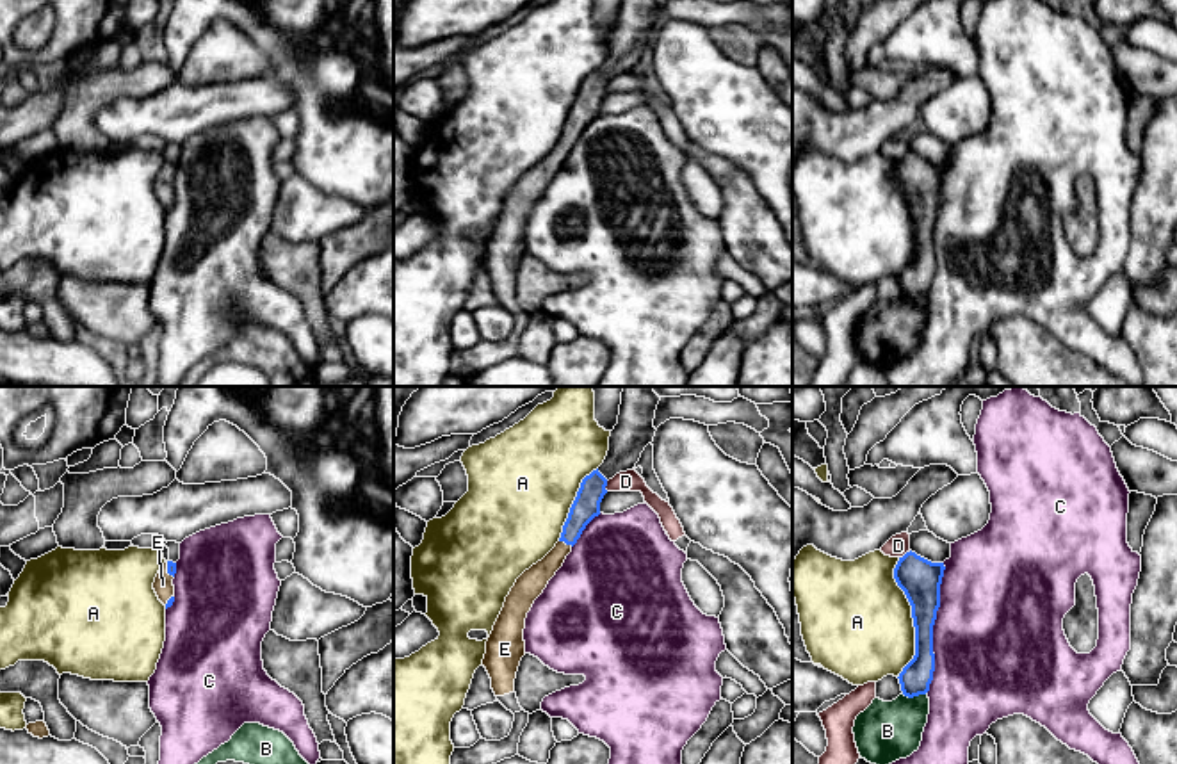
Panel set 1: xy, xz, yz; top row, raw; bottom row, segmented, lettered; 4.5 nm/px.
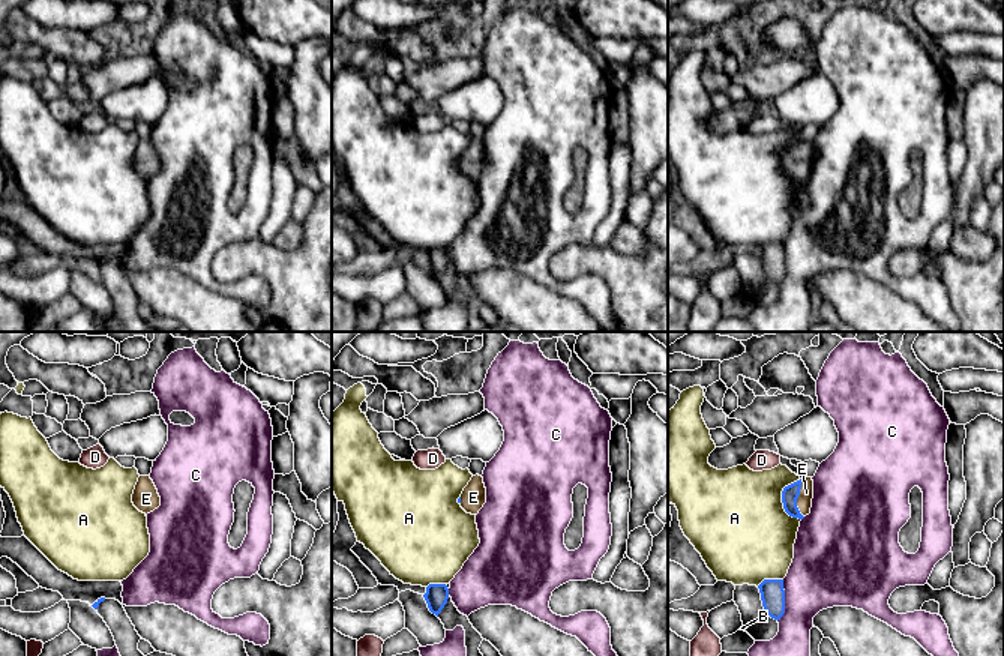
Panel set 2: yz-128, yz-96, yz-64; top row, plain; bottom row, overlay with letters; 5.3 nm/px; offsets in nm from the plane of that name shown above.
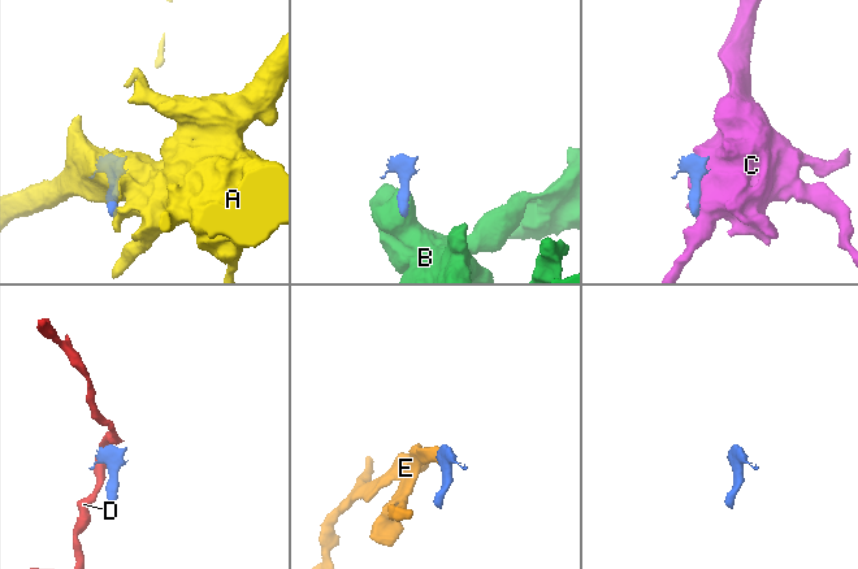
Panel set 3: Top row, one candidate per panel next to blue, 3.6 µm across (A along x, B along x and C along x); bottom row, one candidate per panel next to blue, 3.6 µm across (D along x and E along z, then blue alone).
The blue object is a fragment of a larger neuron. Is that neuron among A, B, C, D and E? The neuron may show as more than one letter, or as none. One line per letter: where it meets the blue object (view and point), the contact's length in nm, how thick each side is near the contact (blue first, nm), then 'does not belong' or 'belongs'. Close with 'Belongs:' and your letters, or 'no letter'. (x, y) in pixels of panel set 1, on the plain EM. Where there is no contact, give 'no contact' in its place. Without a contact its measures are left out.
A: yz (912, 218) | 550 nm | 180/500 nm | does not belong
B: yz (914, 296) | 120 nm | 140/280 nm | does not belong
C: yz (932, 228) | 600 nm | 180/480 nm | does not belong
D: yz (907, 154) | 70 nm | 180/100 nm | does not belong
E: xz (567, 145) | 70 nm | 120/120 nm | belongs
Belongs: E

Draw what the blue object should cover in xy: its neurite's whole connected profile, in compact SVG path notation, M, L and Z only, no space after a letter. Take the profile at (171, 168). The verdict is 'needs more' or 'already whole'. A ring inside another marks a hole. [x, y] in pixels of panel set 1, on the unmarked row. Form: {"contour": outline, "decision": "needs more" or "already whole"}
{"contour": "M166 162L160 167L153 183L153 191L158 201L166 207L166 210L171 208L175 203L175 187L173 187L175 175L176 175L176 164Z", "decision": "needs more"}

